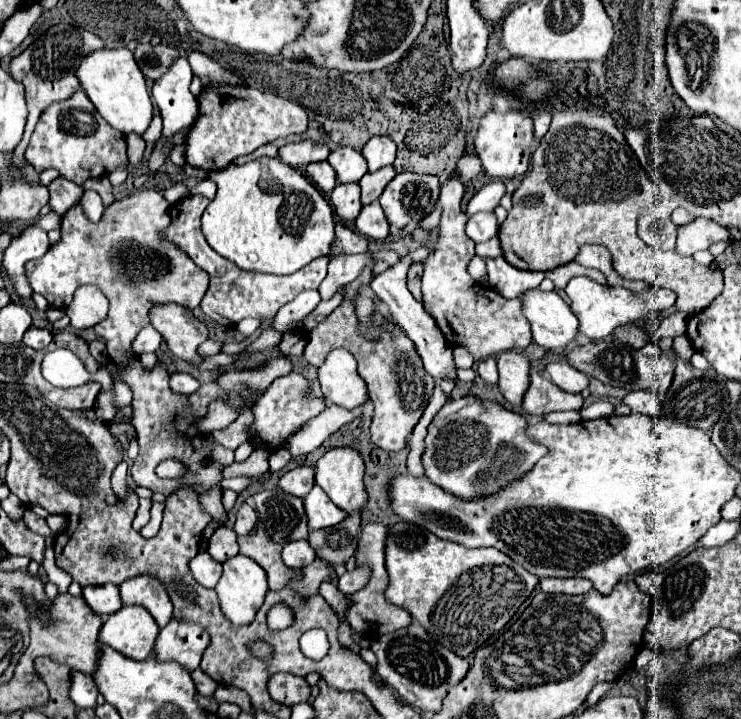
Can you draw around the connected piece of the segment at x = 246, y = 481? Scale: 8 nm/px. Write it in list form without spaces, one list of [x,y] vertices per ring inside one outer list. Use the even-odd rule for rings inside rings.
[[[229,478],[229,480],[223,480],[223,488],[231,488],[235,492],[243,492],[247,490],[251,484],[255,484],[255,478]]]

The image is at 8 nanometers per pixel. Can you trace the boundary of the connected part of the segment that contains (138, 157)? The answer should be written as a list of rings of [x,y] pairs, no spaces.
[[[127,136],[127,156],[131,166],[141,166],[145,154],[145,140],[139,136]]]

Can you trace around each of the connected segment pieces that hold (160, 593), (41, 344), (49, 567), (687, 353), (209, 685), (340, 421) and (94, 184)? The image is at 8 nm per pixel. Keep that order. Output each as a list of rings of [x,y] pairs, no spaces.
[[[137,576],[125,580],[119,590],[123,604],[139,604],[147,608],[159,628],[169,624],[169,618],[173,618],[173,604],[159,580],[151,576]]]
[[[29,328],[29,332],[25,332],[25,336],[23,336],[23,342],[29,346],[29,348],[33,348],[33,350],[43,350],[43,348],[47,348],[47,344],[51,342],[51,338],[53,338],[53,334],[49,332],[49,330],[41,330],[41,328]]]
[[[49,546],[49,548],[45,550],[43,568],[45,568],[45,572],[47,572],[49,582],[53,582],[59,592],[67,592],[67,588],[69,588],[69,584],[71,584],[71,576],[65,574],[61,568],[55,566],[55,560],[53,560],[53,546]]]
[[[686,334],[674,338],[672,345],[675,355],[681,358],[691,358],[691,354],[695,352]]]
[[[197,668],[197,670],[191,674],[191,678],[193,678],[193,682],[195,682],[197,692],[203,694],[203,696],[211,696],[211,694],[215,692],[215,688],[217,688],[217,682],[213,682],[201,668]]]
[[[329,404],[325,412],[321,412],[315,420],[309,420],[305,428],[301,428],[297,434],[293,434],[287,442],[287,450],[291,456],[303,456],[313,450],[317,450],[331,434],[335,434],[343,424],[351,422],[361,414],[361,408],[345,410],[335,404]]]
[[[107,176],[90,178],[82,187],[84,190],[95,190],[101,196],[105,208],[115,201],[113,189]]]

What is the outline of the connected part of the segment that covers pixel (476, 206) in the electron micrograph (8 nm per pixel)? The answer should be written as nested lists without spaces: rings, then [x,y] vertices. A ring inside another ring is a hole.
[[[489,182],[487,186],[483,186],[467,204],[467,214],[475,214],[475,212],[493,212],[501,198],[505,194],[505,184],[503,182]]]

